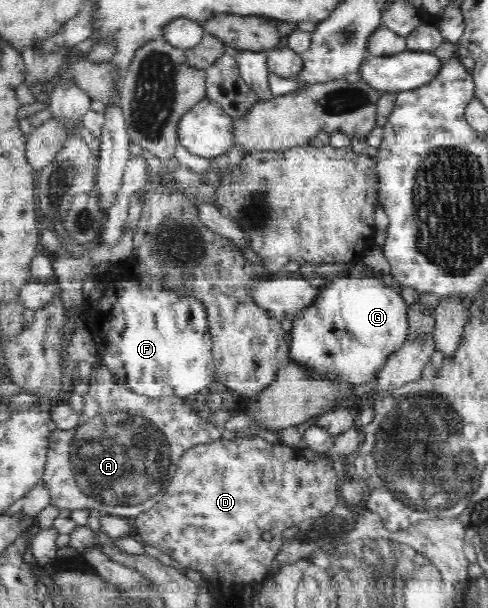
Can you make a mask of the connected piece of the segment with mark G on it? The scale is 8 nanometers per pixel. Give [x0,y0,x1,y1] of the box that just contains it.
[288,268,408,385]

